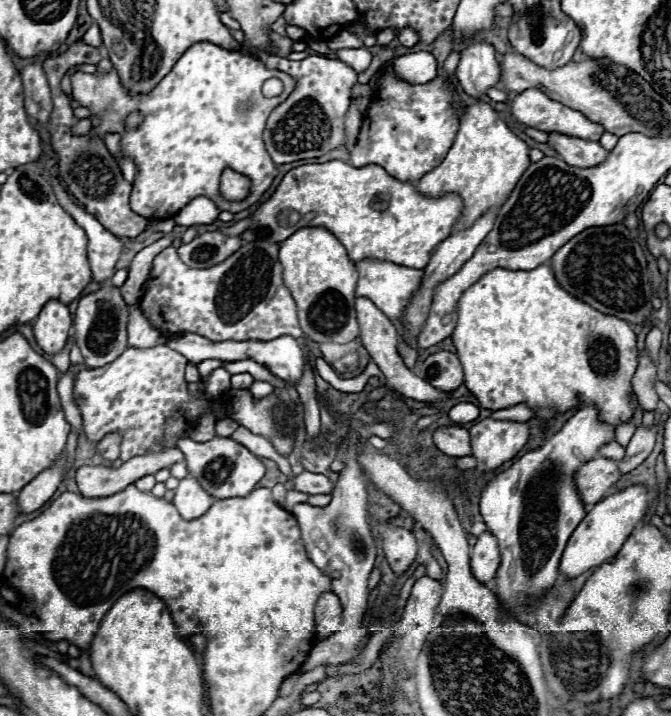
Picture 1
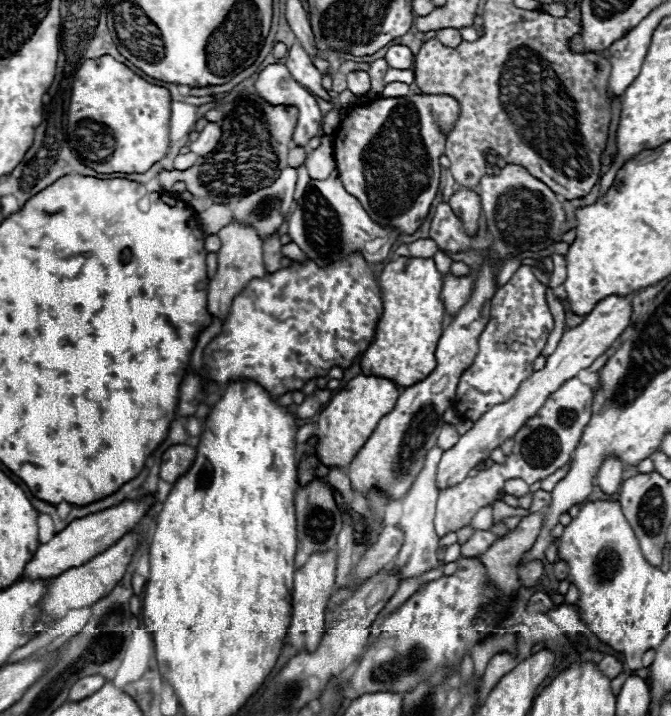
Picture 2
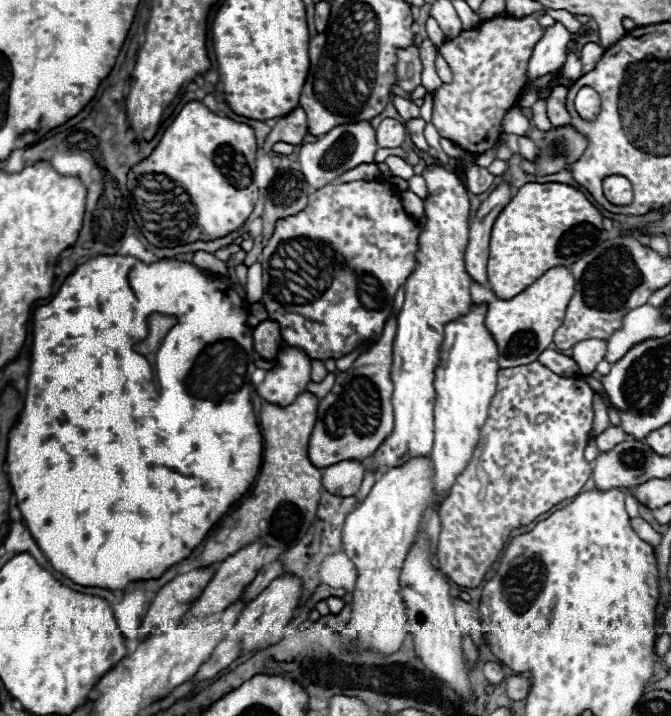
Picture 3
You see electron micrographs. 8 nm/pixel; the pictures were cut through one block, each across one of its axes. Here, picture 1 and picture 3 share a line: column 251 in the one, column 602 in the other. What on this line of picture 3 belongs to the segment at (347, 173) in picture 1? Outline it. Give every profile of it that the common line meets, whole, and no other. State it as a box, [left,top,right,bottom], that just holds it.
[486,182,606,298]

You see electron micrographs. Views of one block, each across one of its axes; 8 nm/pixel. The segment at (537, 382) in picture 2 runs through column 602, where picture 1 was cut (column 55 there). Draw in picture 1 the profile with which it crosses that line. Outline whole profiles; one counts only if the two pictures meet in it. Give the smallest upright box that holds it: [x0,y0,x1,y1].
[34,300,72,354]

